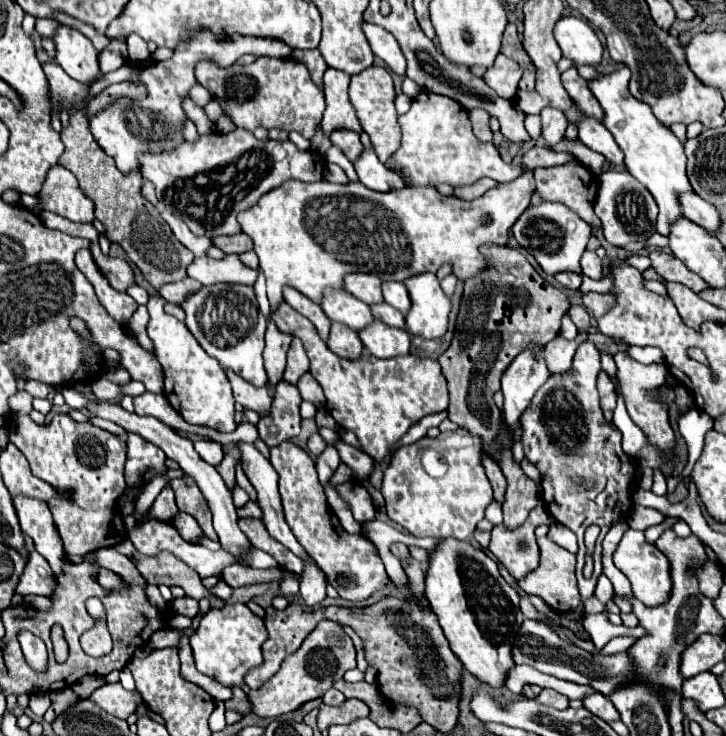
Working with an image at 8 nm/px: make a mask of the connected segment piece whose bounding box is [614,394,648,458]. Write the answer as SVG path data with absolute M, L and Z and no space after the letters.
M618 394L618 404L614 408L614 424L622 432L622 450L634 458L638 454L638 450L648 444L648 440L646 440L646 434L628 416L624 400L620 394Z

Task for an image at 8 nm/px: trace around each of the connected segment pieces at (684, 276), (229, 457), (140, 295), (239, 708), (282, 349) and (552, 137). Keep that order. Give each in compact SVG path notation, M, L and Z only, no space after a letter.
M650 252L650 260L654 270L668 282L680 282L684 286L688 286L690 290L694 290L696 294L700 294L702 290L708 290L710 284L704 282L698 274L690 272L678 258L668 256L664 252Z
M230 446L230 452L224 456L224 460L216 466L218 474L222 476L222 480L226 482L228 490L232 490L236 486L236 478L234 478L234 460L238 456L238 448L236 446Z
M132 284L132 286L126 290L126 294L130 294L138 304L148 304L148 298L150 298L150 294L148 294L142 286L138 286L138 284Z
M234 688L232 699L224 702L226 709L232 709L239 713L250 713L252 704L248 698L248 695L244 693L240 688Z
M274 322L268 324L266 330L266 348L264 348L264 366L268 374L268 386L276 386L282 380L286 368L286 352L290 348L292 338L288 334L278 332Z
M544 108L540 112L542 118L542 138L546 144L558 144L566 132L564 112L558 108Z

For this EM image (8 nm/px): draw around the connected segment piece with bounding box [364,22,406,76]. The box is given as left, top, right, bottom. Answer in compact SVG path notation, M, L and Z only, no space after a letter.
M364 22L364 34L366 34L368 42L370 42L372 52L376 56L380 56L394 74L404 76L406 74L404 72L404 62L406 60L404 60L404 56L400 52L400 46L398 46L396 38L390 32L386 32L384 28L378 28L378 26L368 24L368 22Z

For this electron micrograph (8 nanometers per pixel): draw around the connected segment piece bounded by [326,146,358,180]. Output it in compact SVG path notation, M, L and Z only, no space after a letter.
M330 146L328 152L326 152L326 160L332 162L332 164L338 164L338 166L348 174L350 180L356 180L356 178L358 178L358 176L356 176L356 170L354 170L354 166L352 166L352 162L344 156L344 152L342 152L340 148Z

